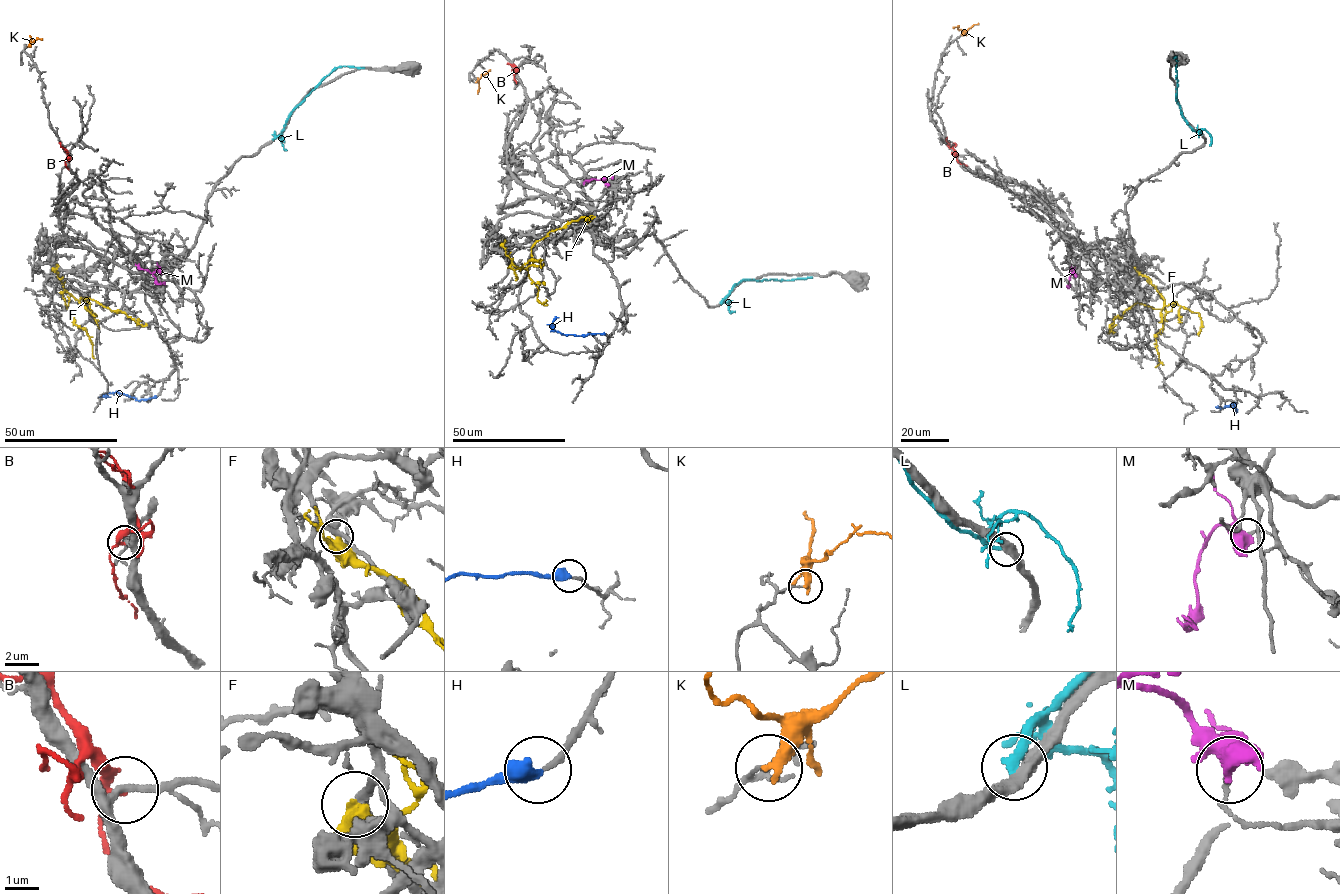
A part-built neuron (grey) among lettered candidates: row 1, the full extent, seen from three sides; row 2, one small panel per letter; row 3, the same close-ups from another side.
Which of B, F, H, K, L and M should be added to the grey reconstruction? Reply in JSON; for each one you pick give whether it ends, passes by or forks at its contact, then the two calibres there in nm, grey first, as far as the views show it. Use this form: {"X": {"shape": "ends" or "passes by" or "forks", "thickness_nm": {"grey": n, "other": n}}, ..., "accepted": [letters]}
{"H": {"shape": "ends", "thickness_nm": {"grey": 180, "other": 500}}, "accepted": ["H"]}

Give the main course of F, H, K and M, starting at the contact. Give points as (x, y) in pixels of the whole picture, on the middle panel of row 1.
F: (500, 243), (516, 267), (526, 268), (532, 262), (531, 248), (537, 241), (572, 221), (595, 216)
H: (604, 334), (562, 334), (551, 326), (558, 317)
K: (478, 78), (490, 70)
M: (607, 186), (594, 178), (583, 184)

